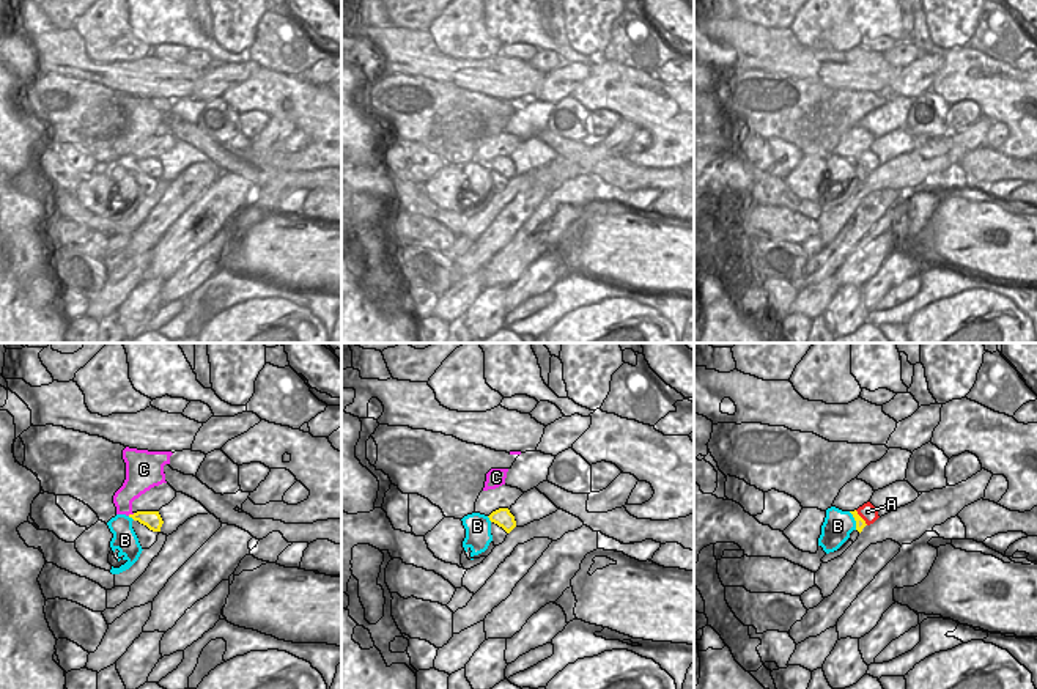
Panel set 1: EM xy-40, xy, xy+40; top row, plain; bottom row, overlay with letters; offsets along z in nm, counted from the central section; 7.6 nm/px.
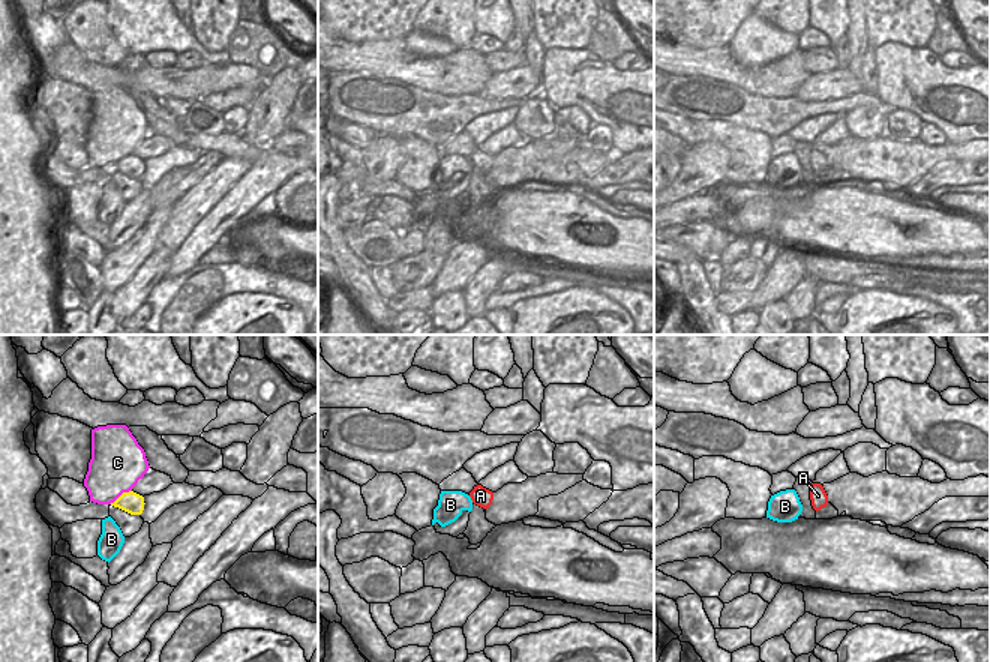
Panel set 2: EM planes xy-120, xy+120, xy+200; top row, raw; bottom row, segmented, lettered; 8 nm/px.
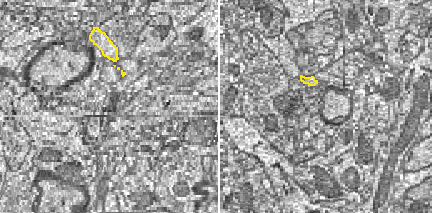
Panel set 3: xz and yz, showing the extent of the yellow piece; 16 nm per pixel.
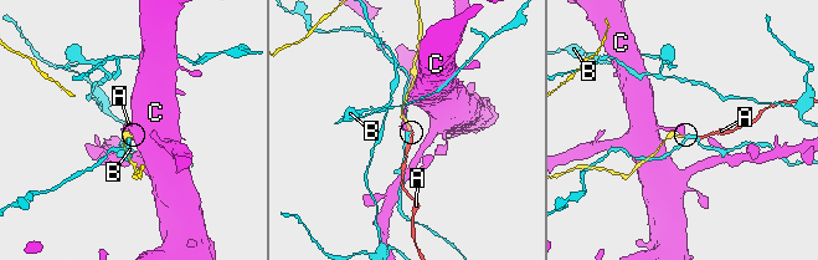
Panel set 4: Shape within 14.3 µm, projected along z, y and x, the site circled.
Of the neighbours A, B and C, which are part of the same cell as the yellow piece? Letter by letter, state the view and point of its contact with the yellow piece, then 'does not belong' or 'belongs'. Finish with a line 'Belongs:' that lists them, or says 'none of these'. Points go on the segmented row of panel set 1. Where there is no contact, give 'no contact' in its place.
A: contact xy+40 (861, 518); belongs
B: contact xy+40 (855, 519); does not belong
C: contact xy-40 (131, 515); does not belong
Belongs: A

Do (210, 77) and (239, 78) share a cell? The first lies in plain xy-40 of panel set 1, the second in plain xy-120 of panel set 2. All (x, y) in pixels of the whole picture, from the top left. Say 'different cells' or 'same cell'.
same cell

